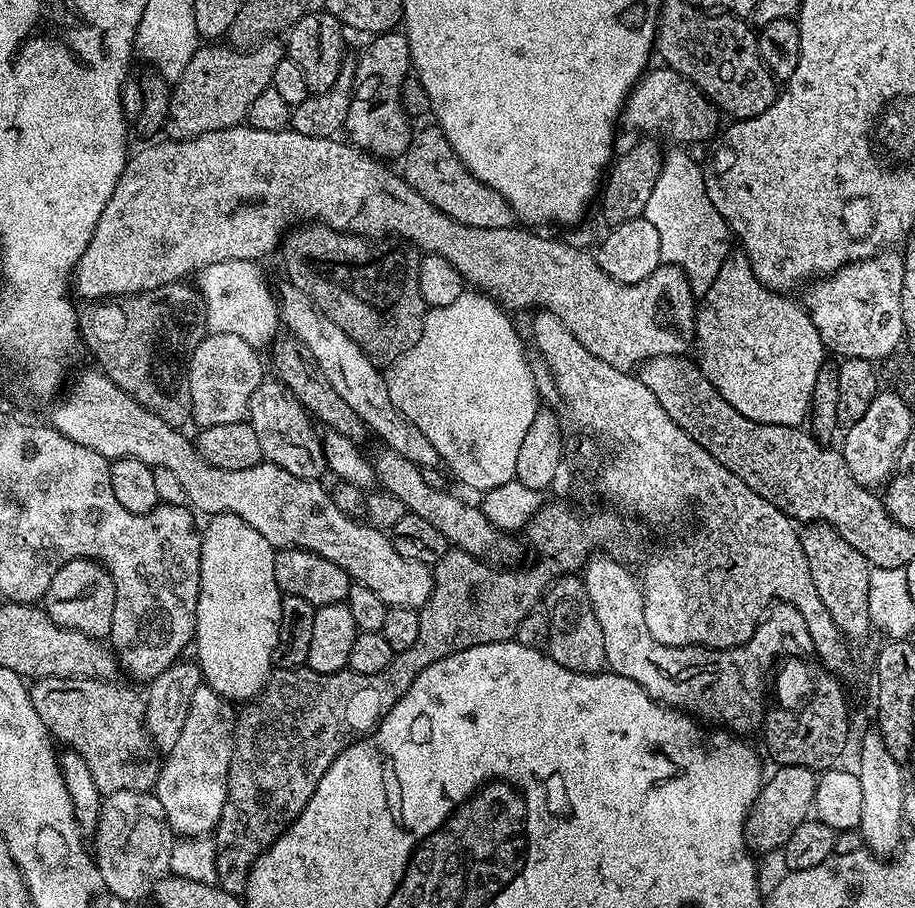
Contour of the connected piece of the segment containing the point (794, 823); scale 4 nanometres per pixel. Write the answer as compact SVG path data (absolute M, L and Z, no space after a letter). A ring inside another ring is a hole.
M780 766L775 769L776 773L765 779L760 797L752 805L748 814L748 820L744 824L744 837L750 845L753 853L772 852L783 849L784 844L794 834L802 822L813 815L812 804L818 800L817 773L806 766Z

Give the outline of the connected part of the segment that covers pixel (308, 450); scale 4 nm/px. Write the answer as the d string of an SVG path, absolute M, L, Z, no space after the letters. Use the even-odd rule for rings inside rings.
M265 379L264 383L258 386L258 390L254 390L246 420L252 425L254 434L258 434L258 446L262 446L263 459L267 463L277 464L282 470L307 480L320 480L325 475L321 433L312 429L312 417L290 395L279 379Z

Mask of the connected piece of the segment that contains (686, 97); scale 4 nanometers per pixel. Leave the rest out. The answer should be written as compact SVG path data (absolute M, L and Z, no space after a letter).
M667 66L649 67L640 78L640 83L628 93L622 113L623 123L648 138L663 138L665 141L677 140L677 145L704 144L717 139L721 131L722 113L711 104L682 74Z

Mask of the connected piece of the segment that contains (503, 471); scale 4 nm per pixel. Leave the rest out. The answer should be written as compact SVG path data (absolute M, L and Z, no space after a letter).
M466 290L455 302L450 302L450 306L433 308L425 315L422 338L386 372L394 406L430 438L441 461L448 463L447 471L468 488L492 488L485 494L482 507L488 521L501 530L523 529L546 502L544 492L530 490L530 486L522 486L522 482L514 478L518 450L522 438L526 438L526 430L530 430L530 422L534 422L538 405L536 380L524 357L524 344L507 314L495 299L476 290Z

